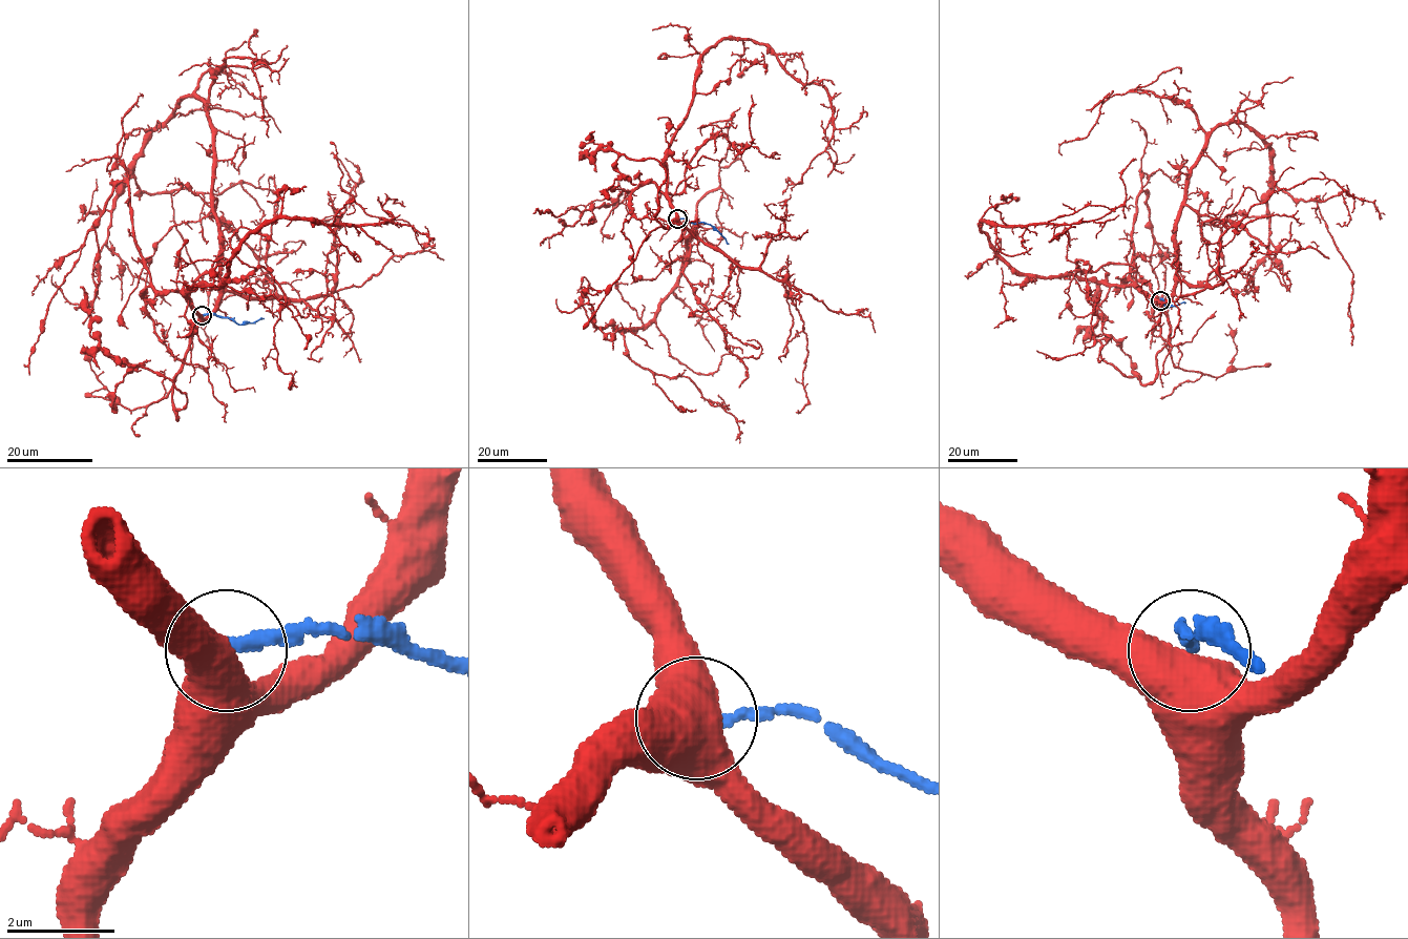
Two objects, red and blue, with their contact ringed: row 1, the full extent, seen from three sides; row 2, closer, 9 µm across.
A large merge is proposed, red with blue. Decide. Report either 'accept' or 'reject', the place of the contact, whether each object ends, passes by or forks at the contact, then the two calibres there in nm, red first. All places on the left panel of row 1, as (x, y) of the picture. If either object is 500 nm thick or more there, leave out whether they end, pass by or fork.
reject; place (202, 315); calibres 750 and 220 nm

